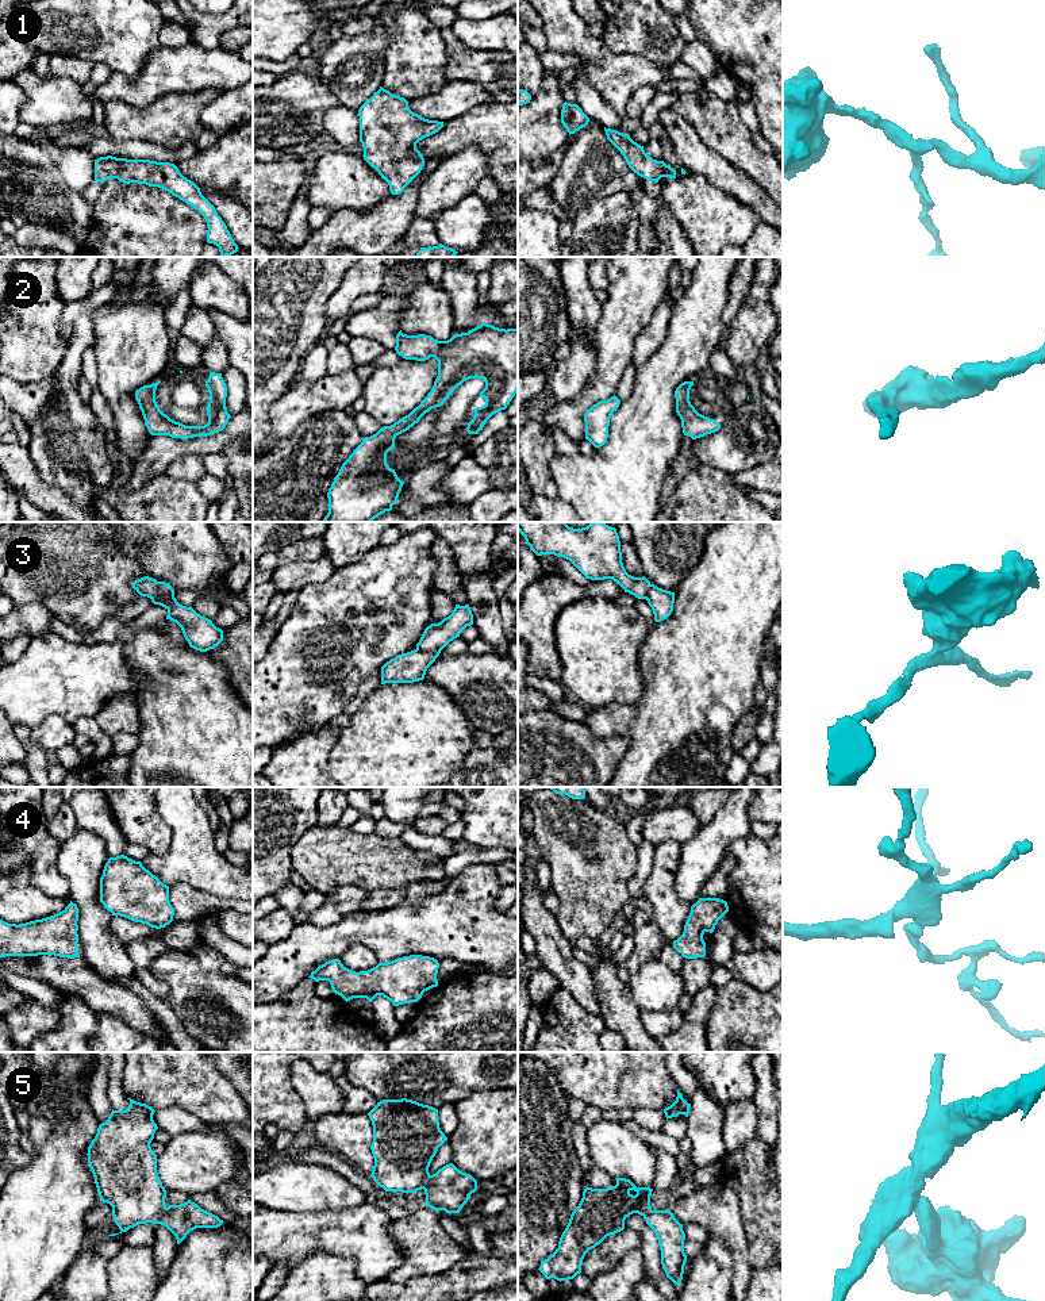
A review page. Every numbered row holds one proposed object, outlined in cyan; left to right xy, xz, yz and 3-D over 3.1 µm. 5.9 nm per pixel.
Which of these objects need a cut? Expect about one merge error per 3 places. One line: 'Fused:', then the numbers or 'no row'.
Fused: 3, 5

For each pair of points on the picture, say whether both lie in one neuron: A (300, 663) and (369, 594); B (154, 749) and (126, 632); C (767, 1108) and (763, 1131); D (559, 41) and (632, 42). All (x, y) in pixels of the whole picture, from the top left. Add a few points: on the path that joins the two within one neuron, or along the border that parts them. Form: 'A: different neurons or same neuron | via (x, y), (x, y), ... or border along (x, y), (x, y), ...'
A: same neuron | via (318, 645), (349, 606)
B: same neuron | via (154, 720), (154, 661)
C: same neuron | via (767, 1113), (765, 1125)
D: different neurons | border along (600, 38), (613, 52), (633, 56)

